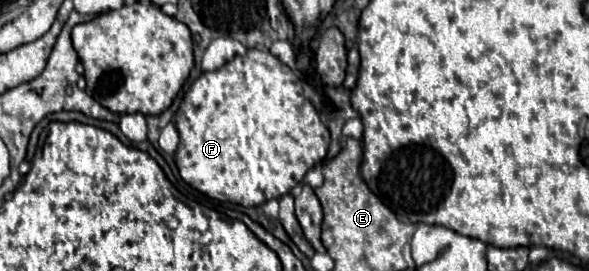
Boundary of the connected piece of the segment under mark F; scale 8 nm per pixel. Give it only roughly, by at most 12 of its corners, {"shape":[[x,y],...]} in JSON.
{"shape":[[248,49],[176,113],[180,177],[254,207],[326,157],[304,77]]}

